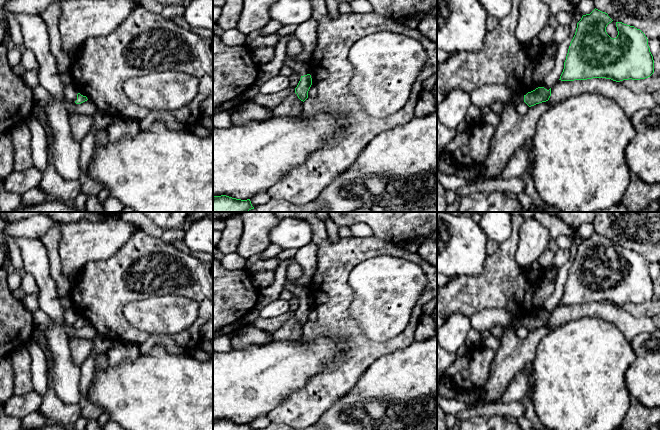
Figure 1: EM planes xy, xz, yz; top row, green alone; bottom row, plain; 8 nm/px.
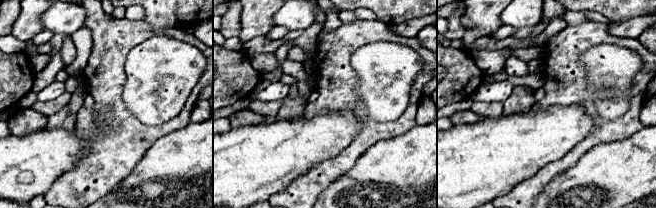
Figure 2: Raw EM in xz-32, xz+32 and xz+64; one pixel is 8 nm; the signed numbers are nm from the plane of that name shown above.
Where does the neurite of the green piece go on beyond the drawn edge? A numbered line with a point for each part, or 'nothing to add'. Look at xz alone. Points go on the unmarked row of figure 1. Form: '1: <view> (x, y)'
1: xz (291, 285)

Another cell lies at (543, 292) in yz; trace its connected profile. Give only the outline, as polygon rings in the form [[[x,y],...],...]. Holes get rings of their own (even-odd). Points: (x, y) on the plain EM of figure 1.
[[[550,280],[543,281],[535,291],[533,296],[533,305],[535,311],[541,311],[545,302],[550,298],[555,289],[555,282]]]

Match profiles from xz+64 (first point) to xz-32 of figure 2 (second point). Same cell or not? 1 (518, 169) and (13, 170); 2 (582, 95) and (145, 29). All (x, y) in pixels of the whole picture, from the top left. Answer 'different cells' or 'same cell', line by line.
1: same cell
2: same cell

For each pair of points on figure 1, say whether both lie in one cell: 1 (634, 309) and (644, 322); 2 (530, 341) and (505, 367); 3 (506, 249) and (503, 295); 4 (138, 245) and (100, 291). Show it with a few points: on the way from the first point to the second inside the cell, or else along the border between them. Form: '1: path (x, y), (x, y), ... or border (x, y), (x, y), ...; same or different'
1: border (618, 306), (636, 316), (649, 317); different
2: path (525, 347), (511, 361); same
3: path (503, 260), (503, 284); same
4: path (134, 256), (111, 280); same

